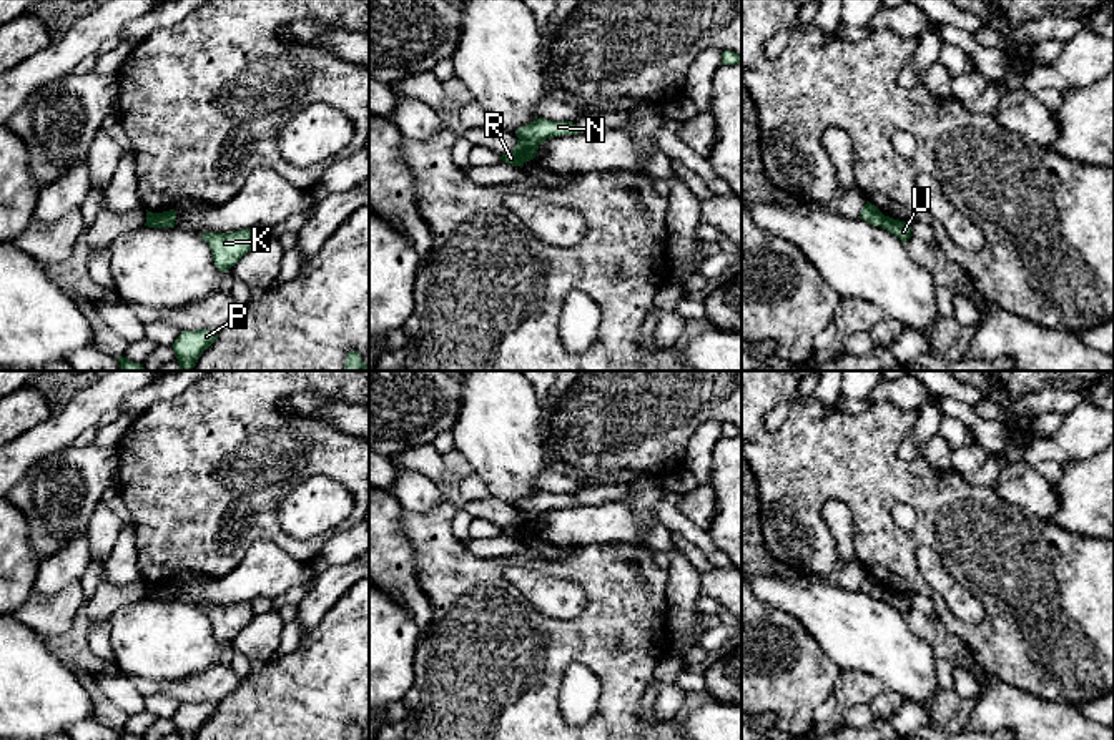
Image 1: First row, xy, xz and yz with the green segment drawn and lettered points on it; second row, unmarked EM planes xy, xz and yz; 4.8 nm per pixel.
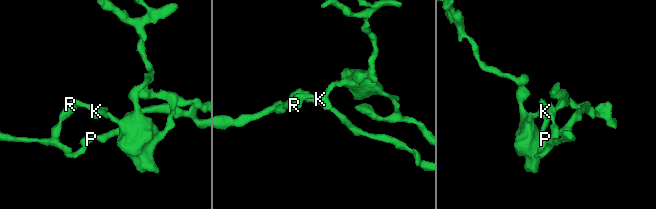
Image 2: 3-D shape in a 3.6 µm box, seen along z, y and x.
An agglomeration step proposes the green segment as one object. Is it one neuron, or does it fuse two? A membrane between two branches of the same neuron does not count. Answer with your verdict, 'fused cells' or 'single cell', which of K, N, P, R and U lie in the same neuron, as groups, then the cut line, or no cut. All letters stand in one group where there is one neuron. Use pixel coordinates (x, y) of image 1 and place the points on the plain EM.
fused cells | K N / P R U | xz (519, 509), (527, 509), (539, 516)

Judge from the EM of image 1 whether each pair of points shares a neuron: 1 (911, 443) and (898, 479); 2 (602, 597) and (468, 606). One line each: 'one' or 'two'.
1: two
2: one

